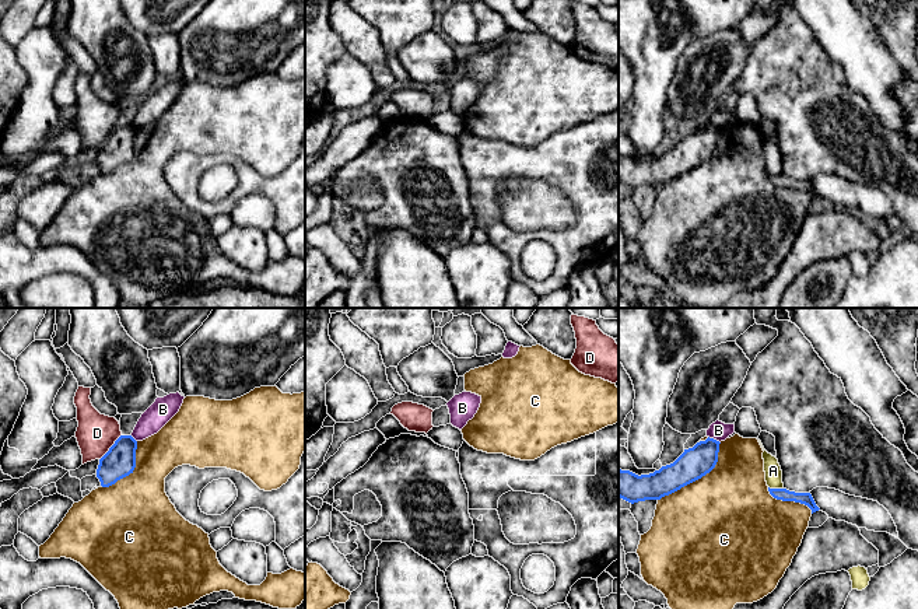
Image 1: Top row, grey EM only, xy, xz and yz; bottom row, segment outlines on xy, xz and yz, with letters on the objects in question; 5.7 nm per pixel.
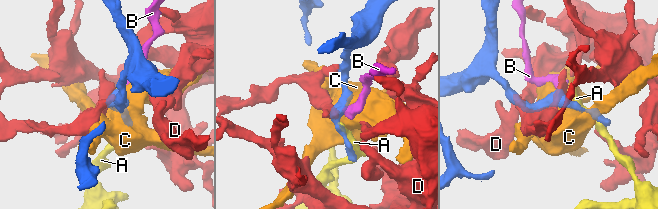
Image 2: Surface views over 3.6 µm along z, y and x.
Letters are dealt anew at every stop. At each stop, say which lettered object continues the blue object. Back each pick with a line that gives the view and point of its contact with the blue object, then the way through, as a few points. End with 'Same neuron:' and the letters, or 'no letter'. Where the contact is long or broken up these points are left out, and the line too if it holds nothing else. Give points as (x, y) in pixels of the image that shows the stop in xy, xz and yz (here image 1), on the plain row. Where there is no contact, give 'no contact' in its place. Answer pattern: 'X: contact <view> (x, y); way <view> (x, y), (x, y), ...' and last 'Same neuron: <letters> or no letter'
Same neuron: no letter

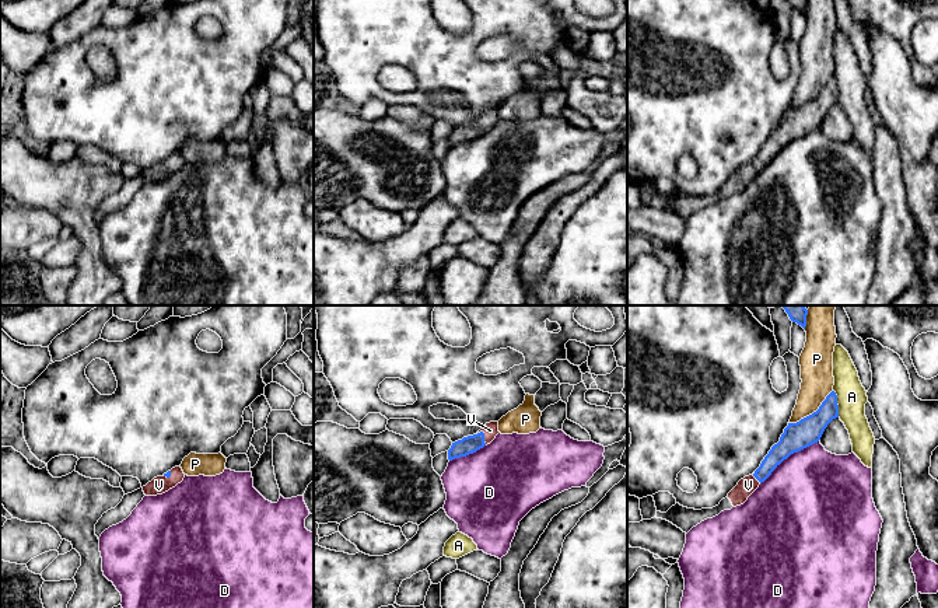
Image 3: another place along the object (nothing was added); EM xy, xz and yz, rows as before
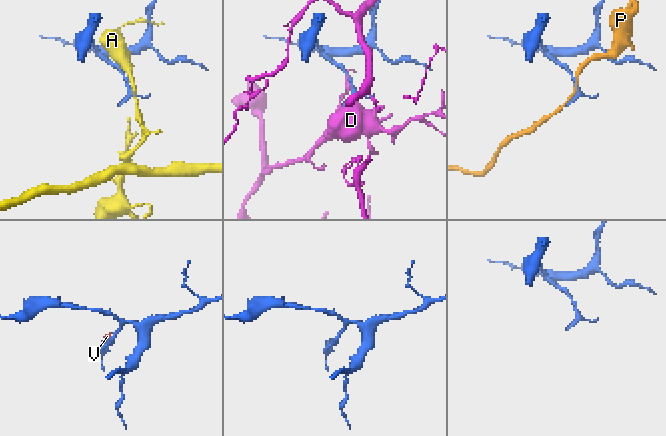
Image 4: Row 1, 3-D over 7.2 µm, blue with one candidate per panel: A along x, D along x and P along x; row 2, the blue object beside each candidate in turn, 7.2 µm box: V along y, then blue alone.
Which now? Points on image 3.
V: contact xz (483, 122); way xz (469, 130), (483, 122), (490, 116)
Same neuron: V

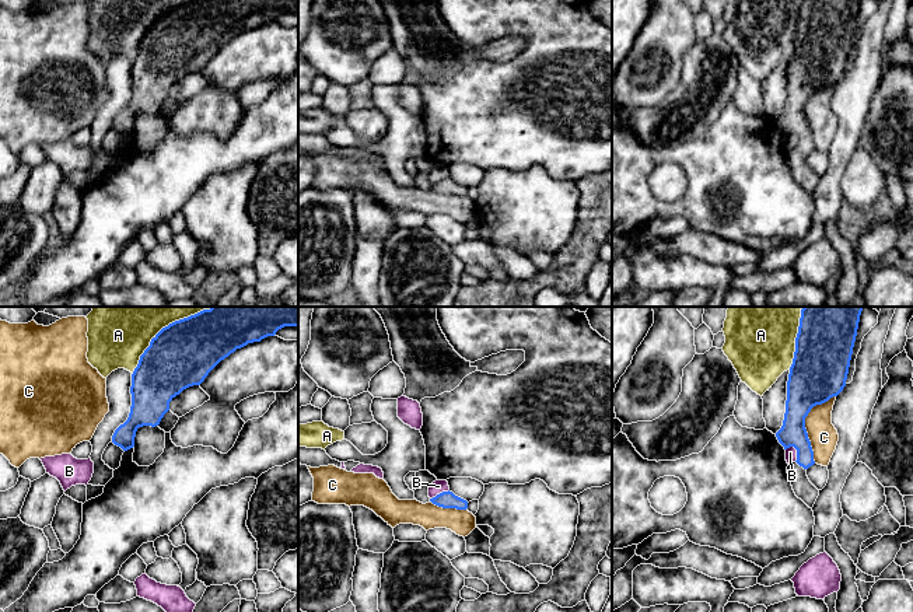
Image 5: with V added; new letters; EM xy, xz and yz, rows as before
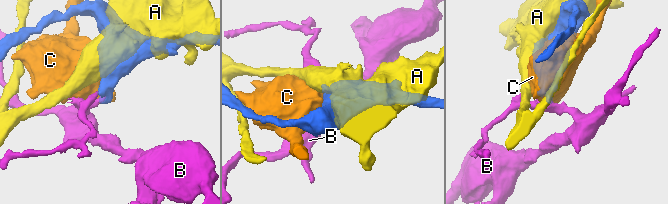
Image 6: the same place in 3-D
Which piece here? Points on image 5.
Same neuron: no letter

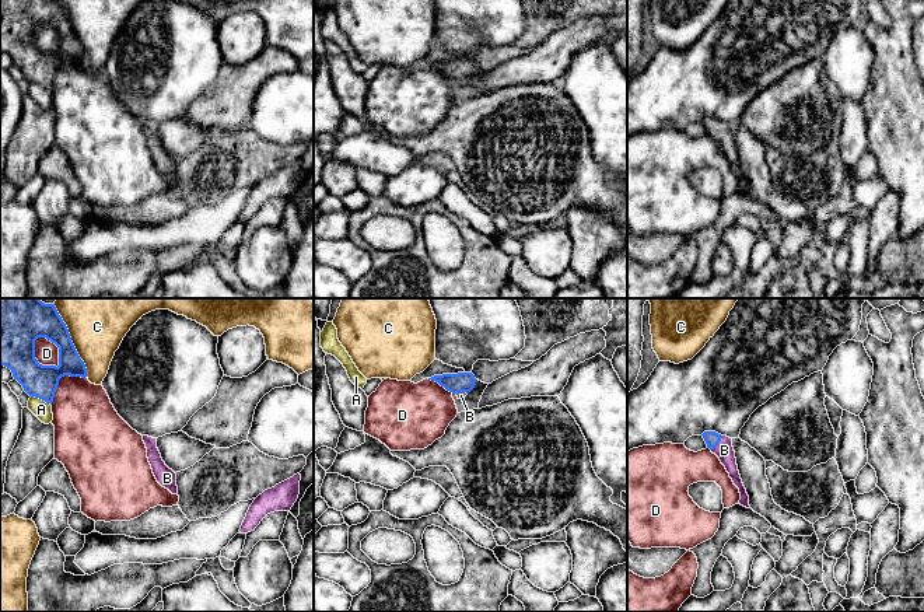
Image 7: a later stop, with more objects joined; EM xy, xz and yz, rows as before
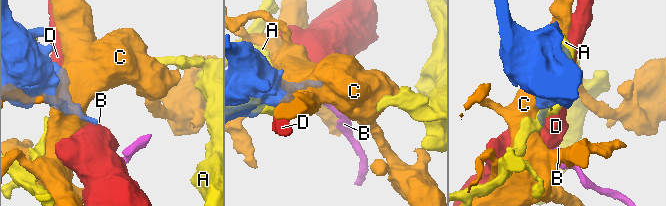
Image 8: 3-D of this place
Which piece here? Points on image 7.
B: contact yz (718, 128); way yz (711, 125), (718, 128), (724, 136)
Same neuron: B

